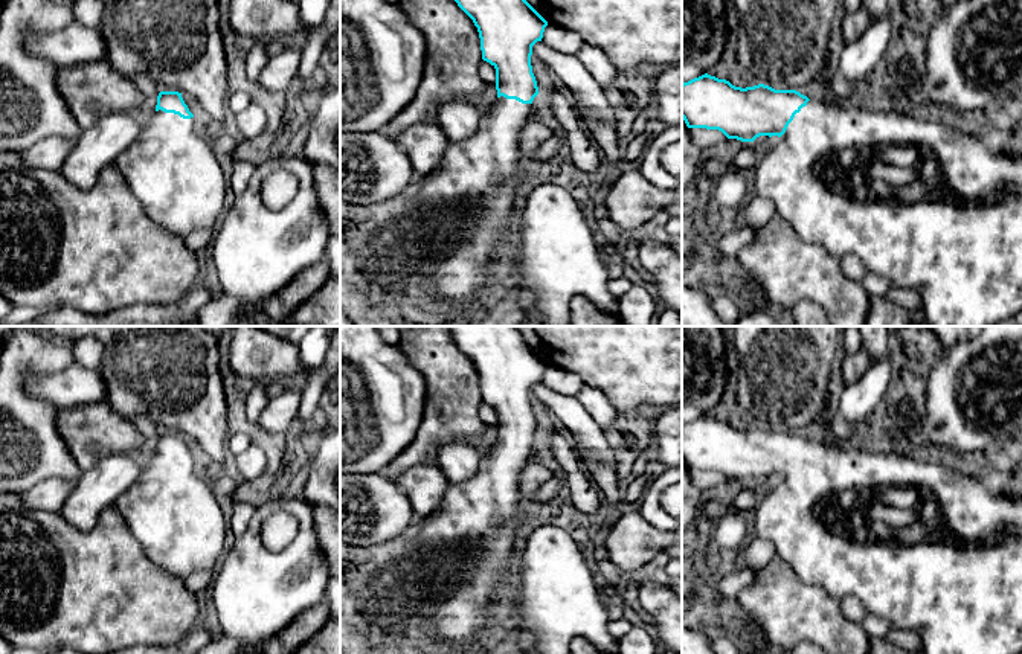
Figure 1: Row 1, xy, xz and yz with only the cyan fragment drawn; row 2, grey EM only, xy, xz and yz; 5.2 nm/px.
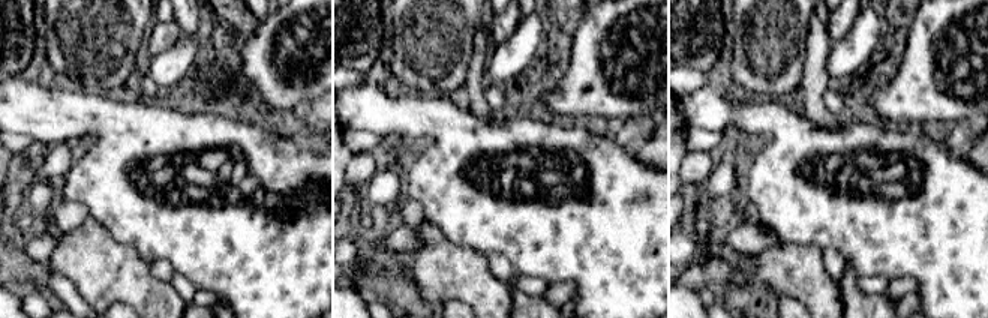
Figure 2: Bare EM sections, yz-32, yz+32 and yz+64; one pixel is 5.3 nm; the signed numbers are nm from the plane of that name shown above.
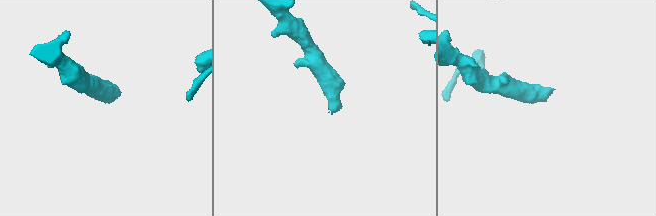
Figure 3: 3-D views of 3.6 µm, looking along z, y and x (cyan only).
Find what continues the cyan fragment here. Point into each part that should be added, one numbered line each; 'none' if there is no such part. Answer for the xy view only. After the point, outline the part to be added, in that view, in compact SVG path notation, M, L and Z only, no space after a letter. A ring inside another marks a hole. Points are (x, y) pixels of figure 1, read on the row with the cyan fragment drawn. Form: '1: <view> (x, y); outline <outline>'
1: xy (171, 169); outline M154 111L151 122L111 163L125 180L145 215L171 235L186 238L198 229L214 229L227 197L229 181L197 116L183 119Z

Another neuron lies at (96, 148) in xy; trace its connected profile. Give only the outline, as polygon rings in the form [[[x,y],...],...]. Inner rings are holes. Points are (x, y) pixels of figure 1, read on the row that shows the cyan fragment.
[[[127,113],[102,116],[84,130],[59,174],[81,191],[99,183],[101,172],[140,134],[142,127]]]

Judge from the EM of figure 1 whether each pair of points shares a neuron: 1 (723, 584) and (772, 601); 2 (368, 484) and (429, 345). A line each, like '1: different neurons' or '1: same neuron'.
1: different neurons
2: different neurons

